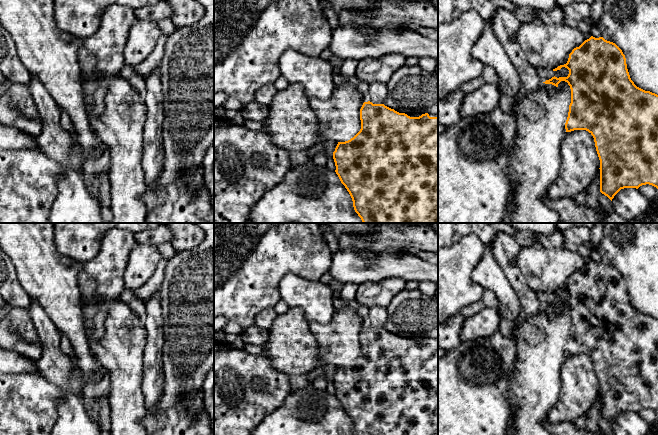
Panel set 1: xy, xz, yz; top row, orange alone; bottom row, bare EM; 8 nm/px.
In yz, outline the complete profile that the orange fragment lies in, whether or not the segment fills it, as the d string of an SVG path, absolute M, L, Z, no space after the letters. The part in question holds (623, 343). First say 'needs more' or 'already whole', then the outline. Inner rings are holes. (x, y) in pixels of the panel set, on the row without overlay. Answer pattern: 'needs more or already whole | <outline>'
already whole | M591 260L589 263L585 264L579 271L576 271L569 278L569 282L566 288L560 289L553 295L560 294L562 291L565 291L569 294L567 301L552 301L549 304L546 304L545 308L552 308L558 311L558 308L561 305L568 307L571 313L571 327L569 329L568 341L565 347L566 356L571 356L574 354L586 354L594 362L596 375L600 384L600 416L607 420L611 425L614 420L624 412L636 412L638 413L642 409L652 409L658 413L658 319L650 315L645 315L637 311L634 306L631 304L626 282L622 274L613 266L605 264L603 261L595 262Z

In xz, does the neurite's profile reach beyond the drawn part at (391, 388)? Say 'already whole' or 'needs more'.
needs more

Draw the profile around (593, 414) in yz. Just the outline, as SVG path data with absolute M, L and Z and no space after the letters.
M600 393L597 400L593 403L592 407L587 412L587 424L586 429L594 434L600 432L598 420L600 417Z

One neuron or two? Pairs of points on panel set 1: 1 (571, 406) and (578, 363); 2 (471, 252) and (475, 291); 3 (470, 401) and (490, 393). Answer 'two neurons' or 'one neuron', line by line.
1: one neuron
2: one neuron
3: one neuron

